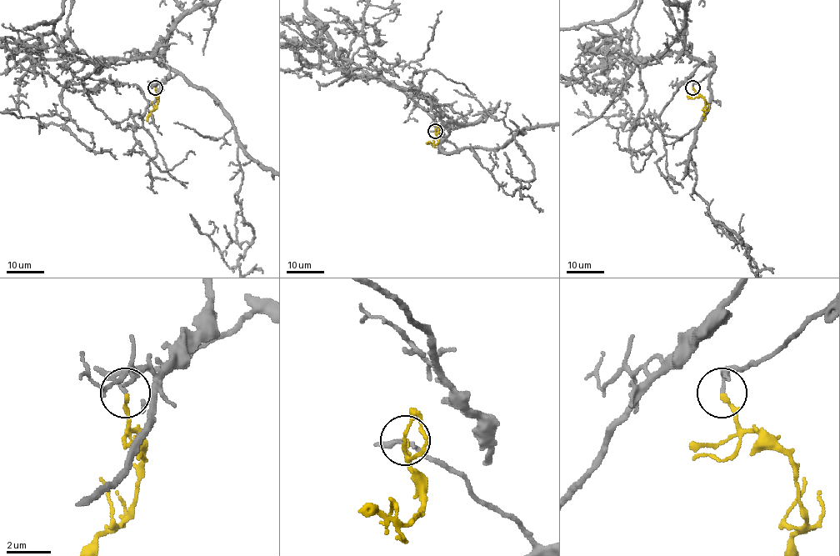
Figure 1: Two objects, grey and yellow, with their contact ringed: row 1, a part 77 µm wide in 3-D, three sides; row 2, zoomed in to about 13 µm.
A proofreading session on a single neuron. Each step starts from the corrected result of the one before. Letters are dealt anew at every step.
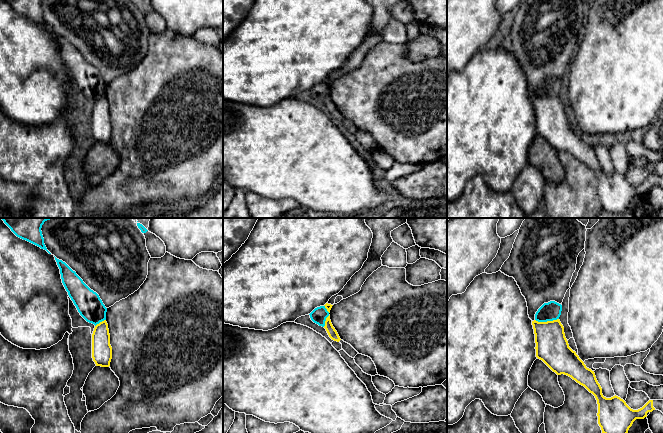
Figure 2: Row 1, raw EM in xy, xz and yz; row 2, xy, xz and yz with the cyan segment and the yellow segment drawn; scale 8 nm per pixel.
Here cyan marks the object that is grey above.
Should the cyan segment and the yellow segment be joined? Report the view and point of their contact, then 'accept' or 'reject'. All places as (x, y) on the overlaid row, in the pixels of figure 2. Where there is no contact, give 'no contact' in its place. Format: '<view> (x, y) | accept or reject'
yz (546, 321) | reject

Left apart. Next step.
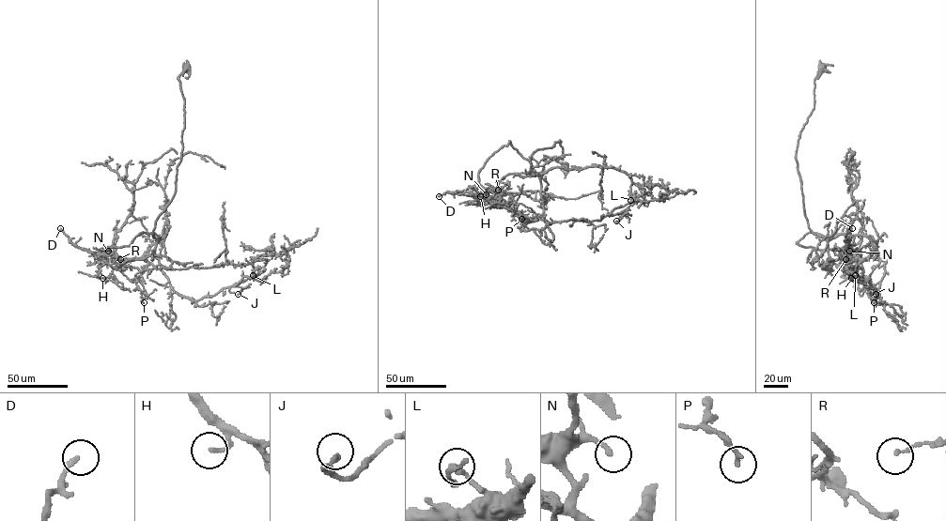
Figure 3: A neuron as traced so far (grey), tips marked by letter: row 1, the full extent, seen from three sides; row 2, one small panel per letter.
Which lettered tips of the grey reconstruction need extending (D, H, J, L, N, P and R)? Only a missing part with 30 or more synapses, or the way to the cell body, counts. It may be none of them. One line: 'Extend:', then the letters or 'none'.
Extend: none

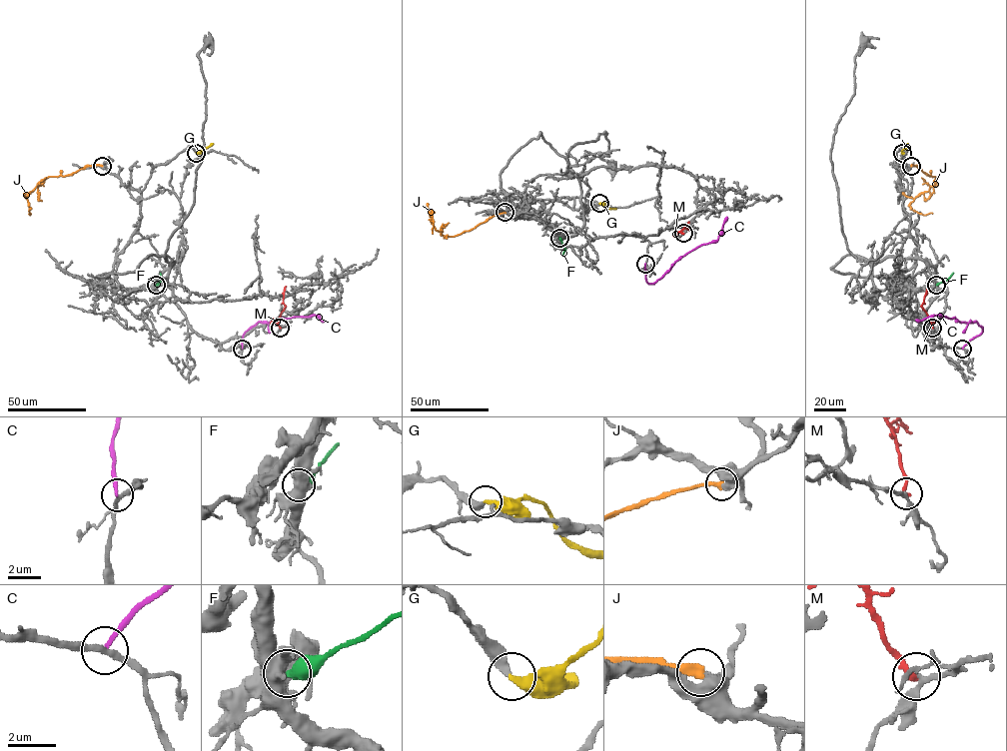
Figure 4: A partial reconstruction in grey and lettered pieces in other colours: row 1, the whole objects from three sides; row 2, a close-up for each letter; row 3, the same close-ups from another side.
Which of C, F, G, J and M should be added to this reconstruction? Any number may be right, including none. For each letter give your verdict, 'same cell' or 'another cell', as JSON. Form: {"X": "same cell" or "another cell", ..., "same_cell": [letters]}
{"C": "another cell", "F": "another cell", "G": "same cell", "J": "another cell", "M": "another cell", "same_cell": ["G"]}

